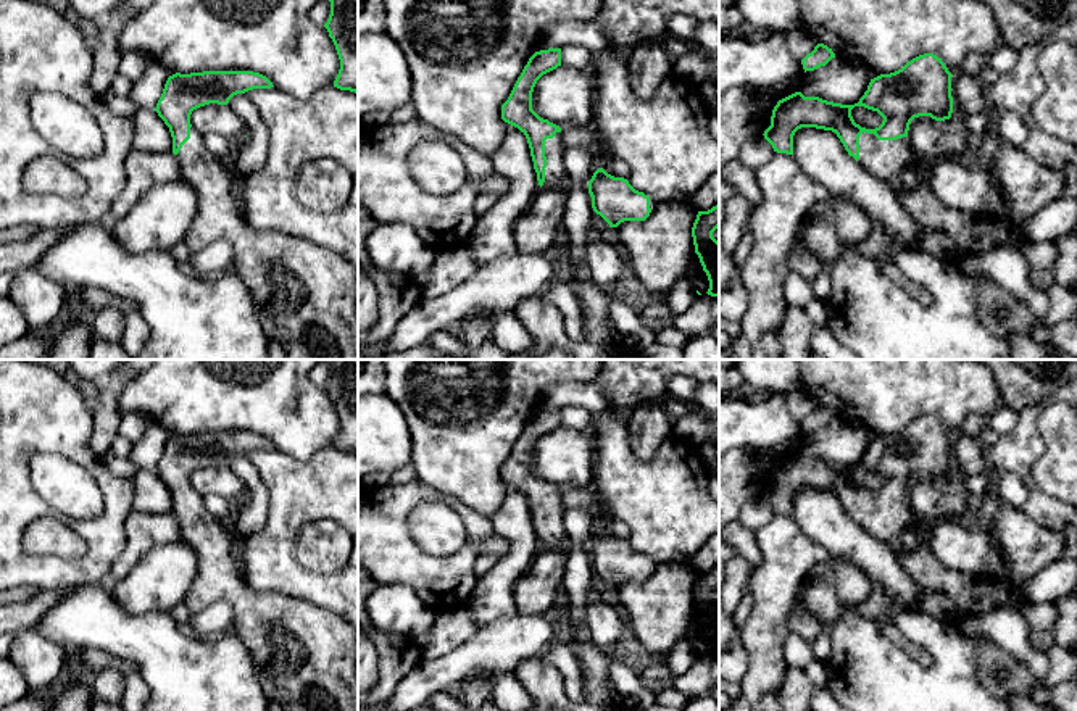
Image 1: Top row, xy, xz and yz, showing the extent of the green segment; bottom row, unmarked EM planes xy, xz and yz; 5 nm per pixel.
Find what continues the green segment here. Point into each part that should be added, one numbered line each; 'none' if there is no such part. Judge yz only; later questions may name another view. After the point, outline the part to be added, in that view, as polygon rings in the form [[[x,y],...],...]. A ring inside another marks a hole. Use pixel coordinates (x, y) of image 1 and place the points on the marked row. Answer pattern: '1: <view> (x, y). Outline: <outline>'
1: yz (973, 234). Outline: [[[863,132],[859,135],[858,163],[898,193],[898,202],[922,232],[943,232],[953,239],[961,255],[975,256],[1009,240],[1017,245],[1027,260],[1032,289],[1048,292],[1056,282],[1050,274],[1056,258],[1054,245],[1051,242],[1025,240],[998,214],[977,216],[969,211],[946,208],[932,190],[930,181],[921,182],[913,192],[904,190],[898,174],[916,160],[917,156],[908,137],[879,140],[874,134]]]

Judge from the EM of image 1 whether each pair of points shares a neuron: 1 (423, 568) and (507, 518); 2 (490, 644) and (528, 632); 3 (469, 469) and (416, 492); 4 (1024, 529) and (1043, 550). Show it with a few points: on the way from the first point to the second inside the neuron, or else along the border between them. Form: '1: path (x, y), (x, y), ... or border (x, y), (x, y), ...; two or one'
1: border (487, 515), (495, 532); two
2: path (500, 644), (518, 637); one
3: border (418, 478), (465, 503); two
4: path (1027, 534), (1039, 545); one

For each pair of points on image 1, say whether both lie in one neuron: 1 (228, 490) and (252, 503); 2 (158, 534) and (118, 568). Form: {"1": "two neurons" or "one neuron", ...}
{"1": "two neurons", "2": "one neuron"}

